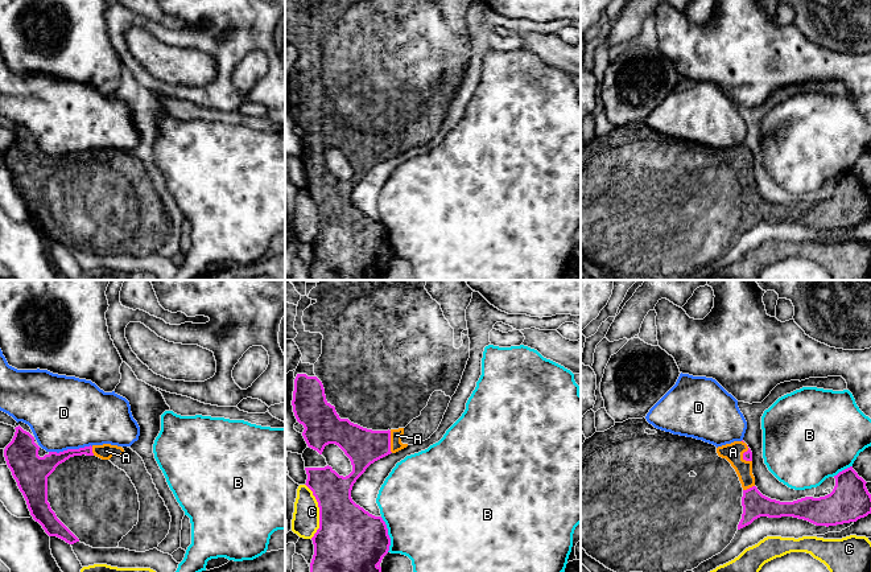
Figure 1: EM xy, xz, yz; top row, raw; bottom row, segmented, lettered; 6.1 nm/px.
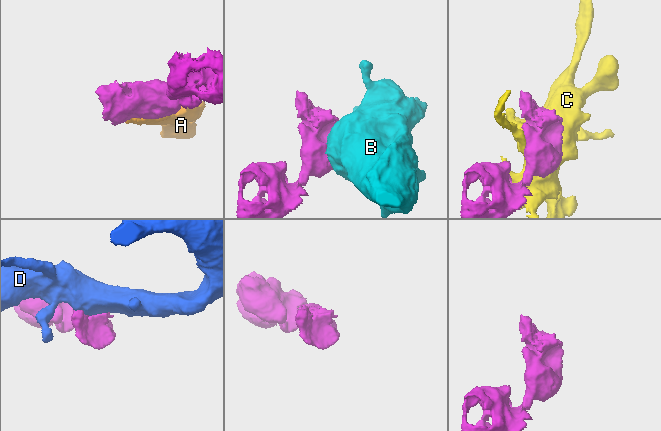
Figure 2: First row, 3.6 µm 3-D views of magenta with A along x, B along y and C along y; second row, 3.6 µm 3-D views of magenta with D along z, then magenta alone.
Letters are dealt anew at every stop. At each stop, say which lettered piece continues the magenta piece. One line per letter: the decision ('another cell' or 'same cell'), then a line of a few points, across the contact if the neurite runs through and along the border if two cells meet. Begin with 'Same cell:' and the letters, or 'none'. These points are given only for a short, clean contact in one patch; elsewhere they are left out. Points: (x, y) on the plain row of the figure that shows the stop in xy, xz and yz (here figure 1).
Same cell: A
A: same cell
B: another cell; line xz (380, 221), (389, 242), (388, 255)
C: another cell
D: another cell

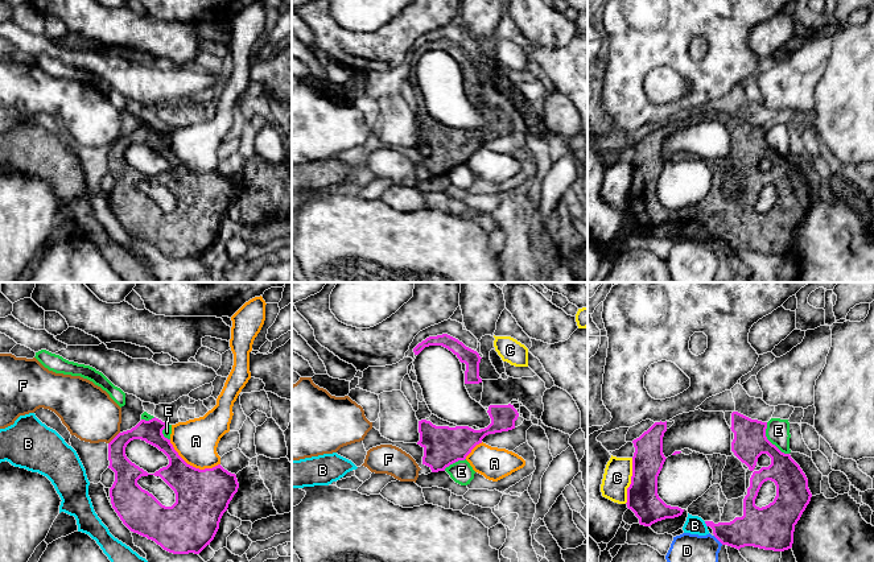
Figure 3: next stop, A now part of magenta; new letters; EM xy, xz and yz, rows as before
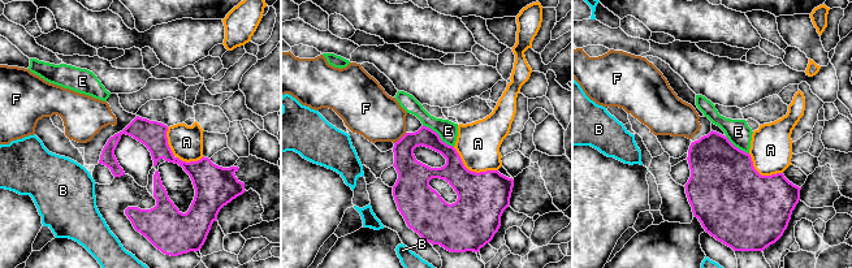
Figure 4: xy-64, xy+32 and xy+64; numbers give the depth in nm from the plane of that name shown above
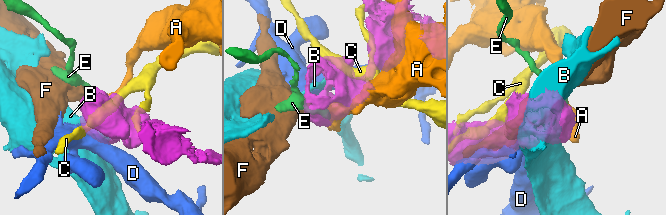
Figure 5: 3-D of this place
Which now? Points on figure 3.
Same cell: none
A: another cell
B: another cell; line yz (704, 226), (706, 231)
C: another cell
D: another cell; line yz (713, 240), (722, 248)
E: another cell; line yz (766, 127), (766, 141), (788, 158)
F: another cell; line xy (119, 136), (108, 148)

